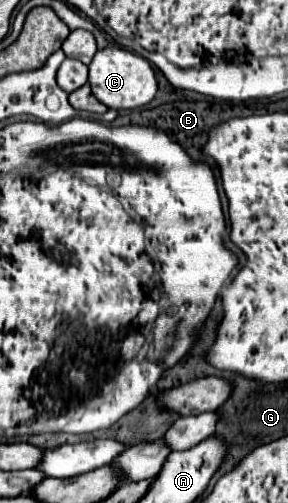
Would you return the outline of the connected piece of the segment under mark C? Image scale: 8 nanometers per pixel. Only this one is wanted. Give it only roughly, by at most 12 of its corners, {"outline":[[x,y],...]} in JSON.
{"outline":[[97,50],[89,84],[113,110],[145,106],[157,78],[143,56]]}

